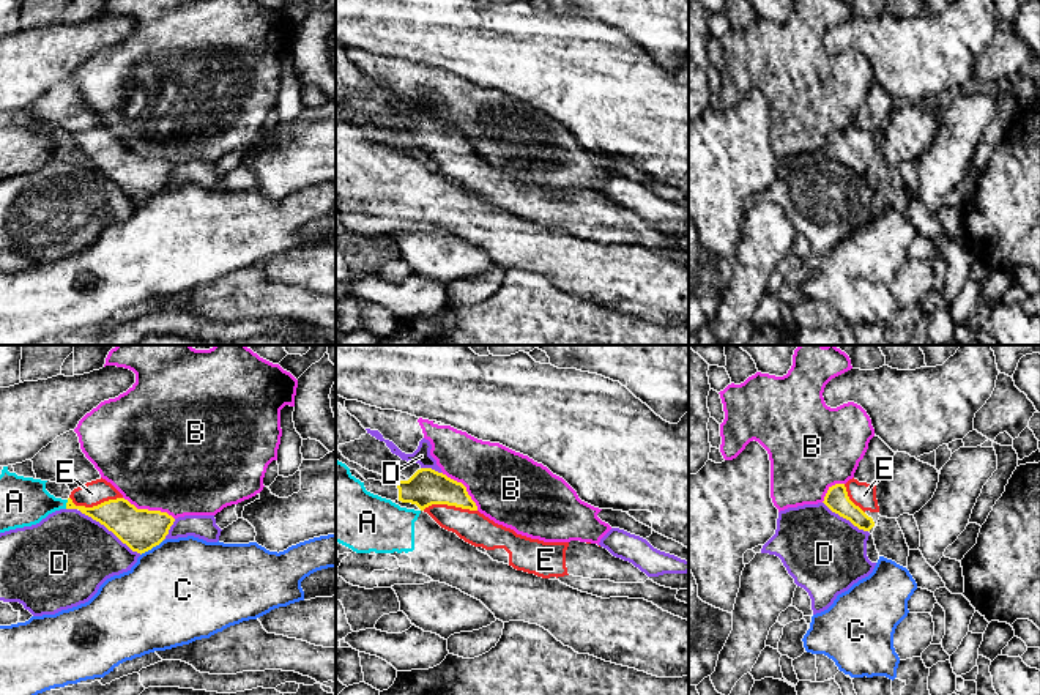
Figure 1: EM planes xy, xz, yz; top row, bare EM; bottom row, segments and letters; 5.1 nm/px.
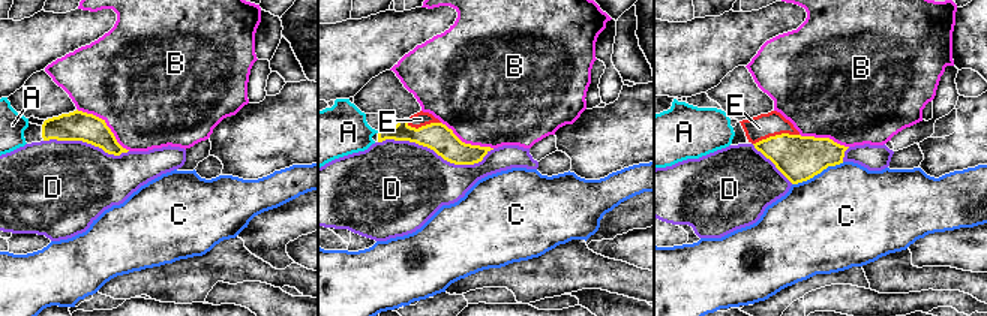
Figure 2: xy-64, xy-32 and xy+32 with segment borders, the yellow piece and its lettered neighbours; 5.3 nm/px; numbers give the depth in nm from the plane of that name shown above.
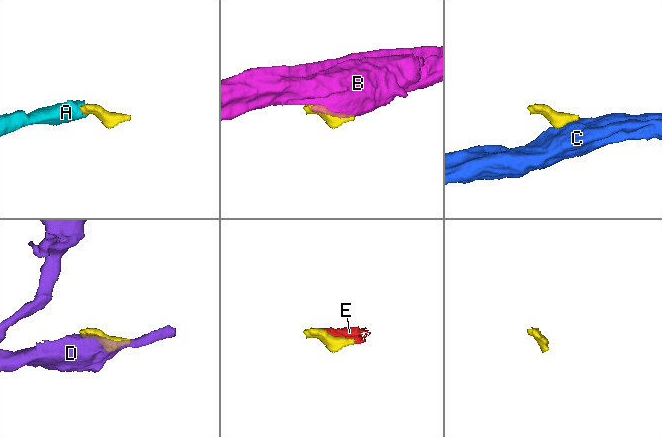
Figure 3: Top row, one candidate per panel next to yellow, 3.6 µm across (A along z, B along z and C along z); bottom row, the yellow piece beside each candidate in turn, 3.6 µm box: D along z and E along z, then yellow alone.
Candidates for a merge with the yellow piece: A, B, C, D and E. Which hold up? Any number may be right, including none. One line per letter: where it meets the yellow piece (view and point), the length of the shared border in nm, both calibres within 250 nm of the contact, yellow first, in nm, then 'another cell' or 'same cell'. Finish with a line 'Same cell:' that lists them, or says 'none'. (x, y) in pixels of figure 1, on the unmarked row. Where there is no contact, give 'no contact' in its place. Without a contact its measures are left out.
A: xy (66, 152) | 50 nm | 160/260 nm | another cell
B: xy (147, 156) | 280 nm | 220/500 nm | another cell
C: xy (152, 194) | 150 nm | 220/500 nm | another cell
D: xy (111, 177) | 400 nm | 220/440 nm | another cell
E: xy (95, 153) | 280 nm | 200/130 nm | same cell
Same cell: E

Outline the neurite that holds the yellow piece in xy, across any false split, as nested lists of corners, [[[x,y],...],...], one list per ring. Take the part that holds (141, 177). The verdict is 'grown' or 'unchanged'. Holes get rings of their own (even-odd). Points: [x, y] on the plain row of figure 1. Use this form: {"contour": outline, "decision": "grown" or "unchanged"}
{"contour": [[[102,125],[74,136],[66,156],[79,156],[99,169],[140,202],[159,192],[175,169],[167,159],[137,156]]], "decision": "grown"}

